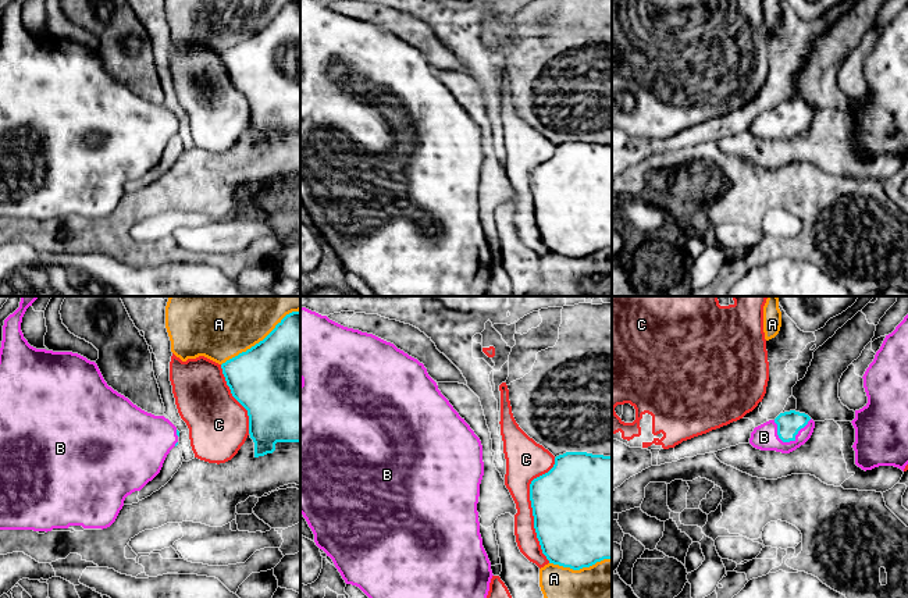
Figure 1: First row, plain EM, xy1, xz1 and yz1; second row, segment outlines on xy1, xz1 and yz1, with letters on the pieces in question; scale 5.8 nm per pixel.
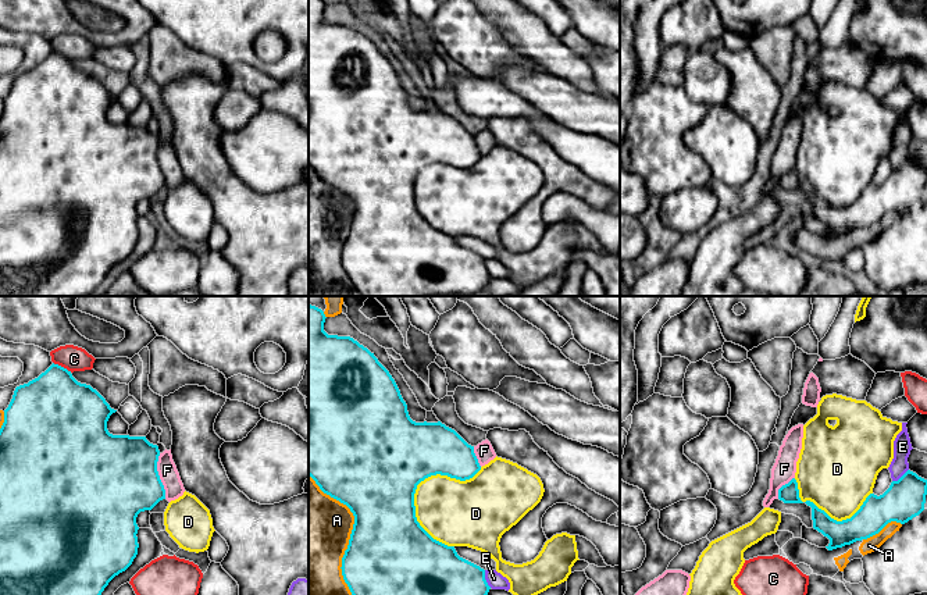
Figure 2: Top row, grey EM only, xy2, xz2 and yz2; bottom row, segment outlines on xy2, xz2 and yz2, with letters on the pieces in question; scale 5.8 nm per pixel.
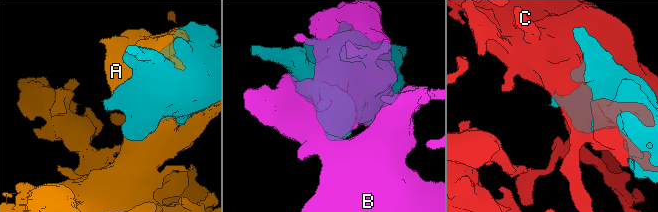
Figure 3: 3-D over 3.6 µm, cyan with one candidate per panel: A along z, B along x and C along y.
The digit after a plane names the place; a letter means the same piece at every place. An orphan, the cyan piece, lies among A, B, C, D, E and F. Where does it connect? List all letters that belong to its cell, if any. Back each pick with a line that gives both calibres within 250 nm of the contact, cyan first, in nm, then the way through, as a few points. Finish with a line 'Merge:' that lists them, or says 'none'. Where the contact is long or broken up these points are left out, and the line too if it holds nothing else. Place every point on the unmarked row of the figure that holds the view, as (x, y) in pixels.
B: 140 nm thick on the cyan side, 150 nm on the other; runs through yz1 (789, 111), (794, 127), (764, 125)
Merge: B

